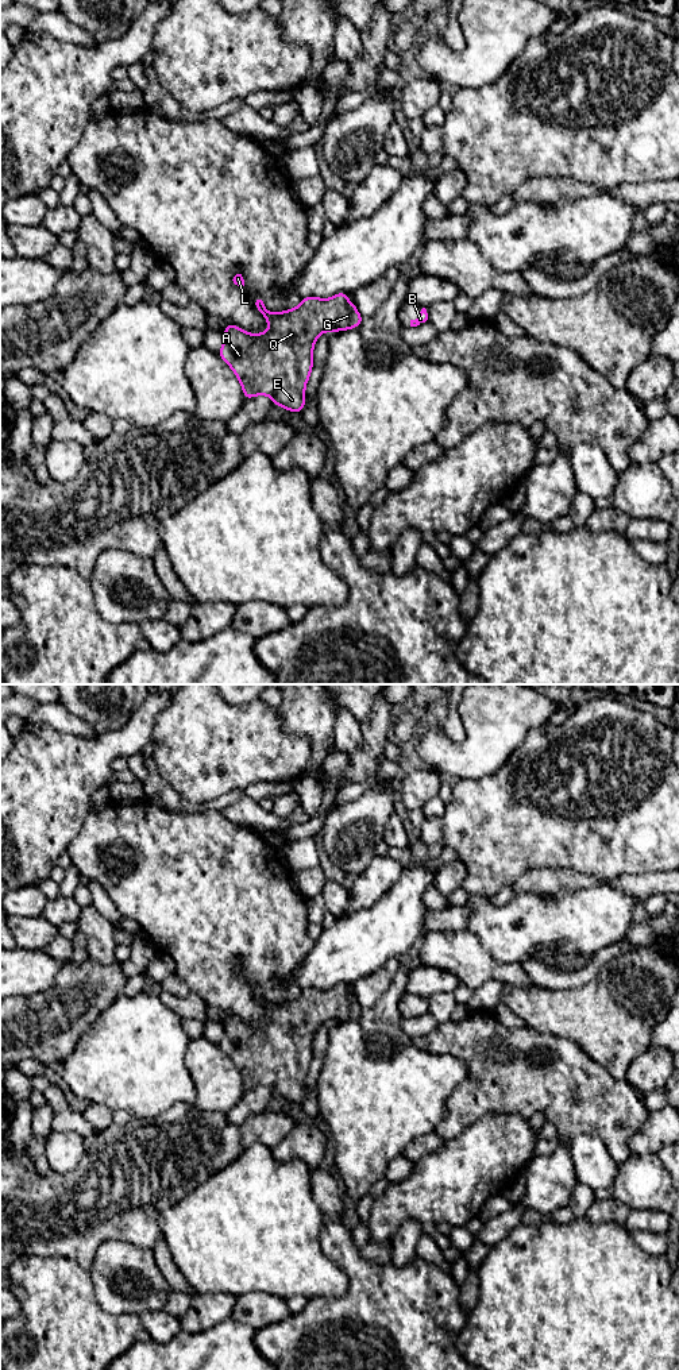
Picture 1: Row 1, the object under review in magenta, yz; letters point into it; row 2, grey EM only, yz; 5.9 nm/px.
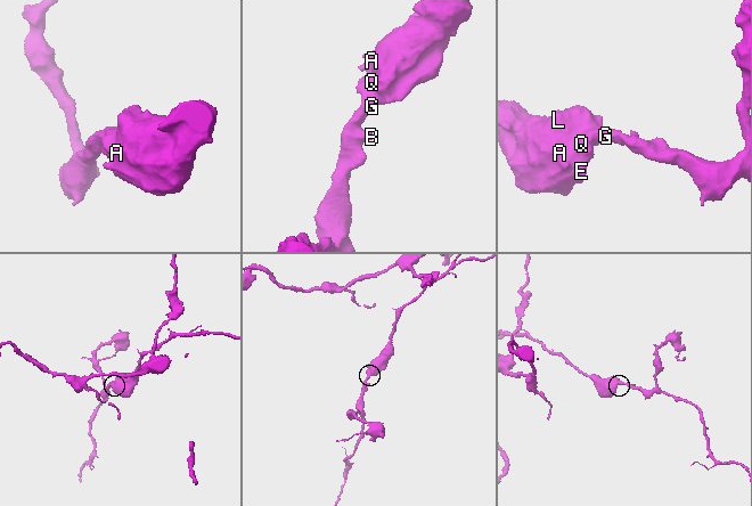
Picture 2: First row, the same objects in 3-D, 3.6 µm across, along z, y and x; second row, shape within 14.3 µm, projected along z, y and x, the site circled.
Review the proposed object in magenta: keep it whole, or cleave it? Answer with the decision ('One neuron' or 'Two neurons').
One neuron

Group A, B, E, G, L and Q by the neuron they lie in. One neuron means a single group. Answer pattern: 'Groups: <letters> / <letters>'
Groups: A B E G L Q

